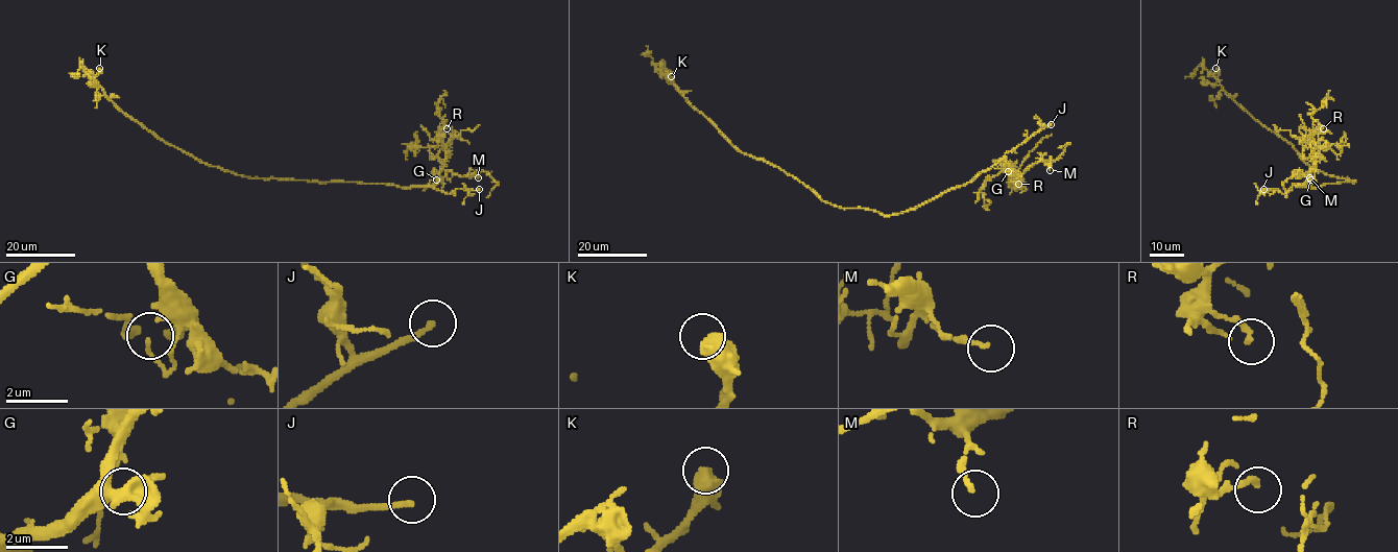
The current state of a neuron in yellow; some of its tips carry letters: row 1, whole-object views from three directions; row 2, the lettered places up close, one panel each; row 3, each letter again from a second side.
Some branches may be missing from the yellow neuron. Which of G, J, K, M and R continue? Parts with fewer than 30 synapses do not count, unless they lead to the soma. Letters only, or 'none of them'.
J

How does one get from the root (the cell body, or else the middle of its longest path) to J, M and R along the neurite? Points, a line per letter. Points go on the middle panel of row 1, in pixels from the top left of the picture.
J: (846, 208), (865, 208), (886, 215), (913, 210), (971, 182), (1001, 160), (1007, 151), (1051, 124)
M: (846, 208), (886, 215), (913, 210), (971, 182), (1002, 160), (1016, 174), (1040, 161), (1050, 170)
R: (846, 208), (886, 215), (913, 210), (971, 182), (1002, 160), (1018, 172), (1012, 173), (1018, 184)

